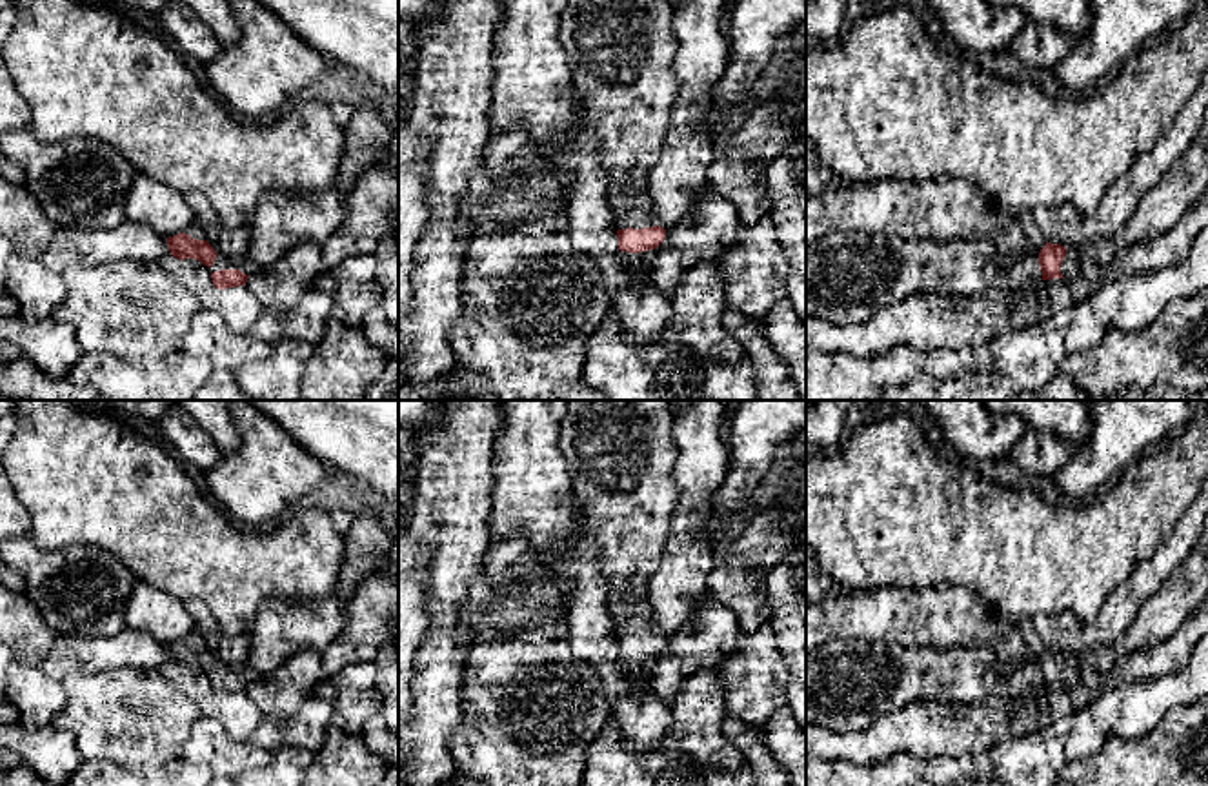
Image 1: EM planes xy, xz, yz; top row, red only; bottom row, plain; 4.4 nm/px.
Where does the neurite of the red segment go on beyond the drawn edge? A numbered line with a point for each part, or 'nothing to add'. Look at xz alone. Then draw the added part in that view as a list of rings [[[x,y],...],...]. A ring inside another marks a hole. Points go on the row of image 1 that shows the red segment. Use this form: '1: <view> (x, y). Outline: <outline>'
1: xz (621, 53). Outline: [[[568,0],[559,36],[582,96],[586,124],[600,138],[600,164],[609,175],[608,207],[615,229],[657,226],[648,173],[660,158],[679,98],[671,0]]]
2: xz (643, 261). Outline: [[[649,249],[642,253],[628,253],[628,251],[617,251],[617,257],[631,266],[633,275],[639,271],[649,273],[651,266],[655,264],[655,258],[660,255],[660,249]]]

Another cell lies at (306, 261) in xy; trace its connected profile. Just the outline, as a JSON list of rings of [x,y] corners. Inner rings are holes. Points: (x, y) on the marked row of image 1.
[[[302,242],[291,247],[271,267],[251,275],[246,287],[267,309],[293,313],[304,295],[313,289],[311,278],[327,269],[322,246]]]

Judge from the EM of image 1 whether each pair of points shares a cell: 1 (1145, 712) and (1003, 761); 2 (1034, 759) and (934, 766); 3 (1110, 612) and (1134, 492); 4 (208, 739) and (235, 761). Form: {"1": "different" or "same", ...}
{"1": "same", "2": "same", "3": "different", "4": "same"}

